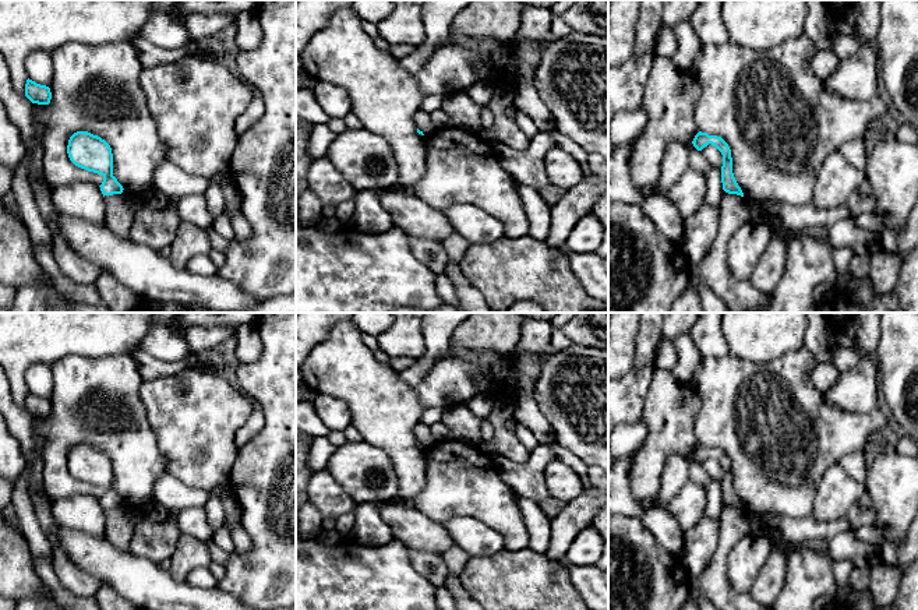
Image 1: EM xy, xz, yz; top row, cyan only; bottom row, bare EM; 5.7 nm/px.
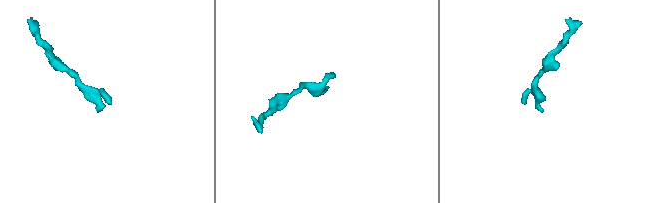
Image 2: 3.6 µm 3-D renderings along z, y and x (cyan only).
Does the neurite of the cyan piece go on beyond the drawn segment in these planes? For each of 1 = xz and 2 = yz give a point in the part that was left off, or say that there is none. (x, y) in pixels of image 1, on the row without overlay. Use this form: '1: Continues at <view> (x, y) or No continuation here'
1: No continuation here
2: No continuation here

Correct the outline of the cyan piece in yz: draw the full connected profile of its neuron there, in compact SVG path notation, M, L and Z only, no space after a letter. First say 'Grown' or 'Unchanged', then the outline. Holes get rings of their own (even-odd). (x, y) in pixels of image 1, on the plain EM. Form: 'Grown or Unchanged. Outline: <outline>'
Unchanged. Outline: M699 444L693 454L693 459L698 463L702 463L705 459L709 456L714 458L723 468L723 479L721 479L721 496L723 496L723 503L728 507L737 507L744 509L744 505L741 500L738 498L734 486L732 486L732 470L731 470L731 462L728 456L717 448L709 448L707 445Z

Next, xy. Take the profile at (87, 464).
Unchanged. Outline: M77 444L68 452L67 466L75 479L103 489L99 498L103 509L123 505L123 498L113 489L112 461L105 452L88 444Z

